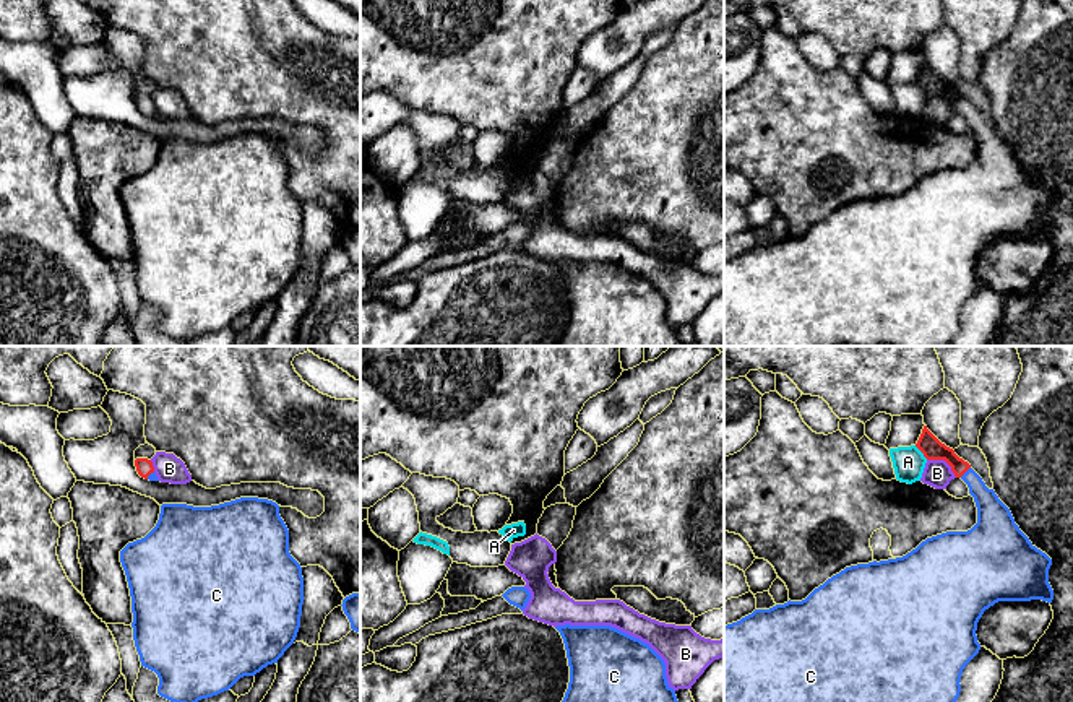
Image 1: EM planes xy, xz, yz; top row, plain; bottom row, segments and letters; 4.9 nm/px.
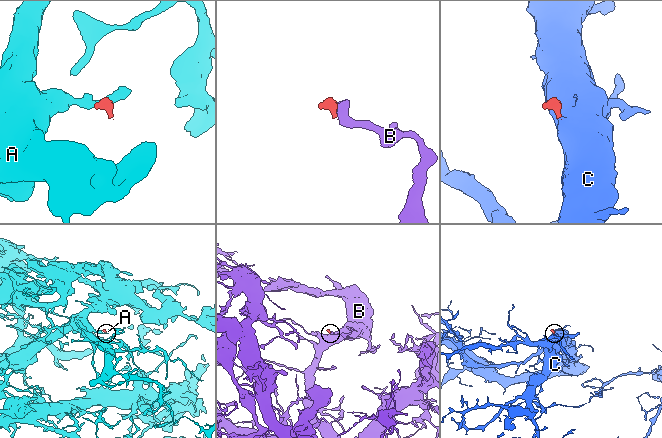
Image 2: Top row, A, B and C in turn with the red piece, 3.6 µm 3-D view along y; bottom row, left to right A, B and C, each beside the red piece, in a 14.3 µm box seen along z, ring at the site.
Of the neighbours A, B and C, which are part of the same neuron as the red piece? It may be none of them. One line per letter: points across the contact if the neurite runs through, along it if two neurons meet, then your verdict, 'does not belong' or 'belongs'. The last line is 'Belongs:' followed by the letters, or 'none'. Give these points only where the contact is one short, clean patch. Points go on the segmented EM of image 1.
A: border along yz (914, 446), (927, 459); does not belong
B: border along yz (927, 459), (942, 459), (956, 476); does not belong
C: runs through yz (932, 449), (945, 452), (965, 472), (974, 481), (992, 514); belongs
Belongs: C

